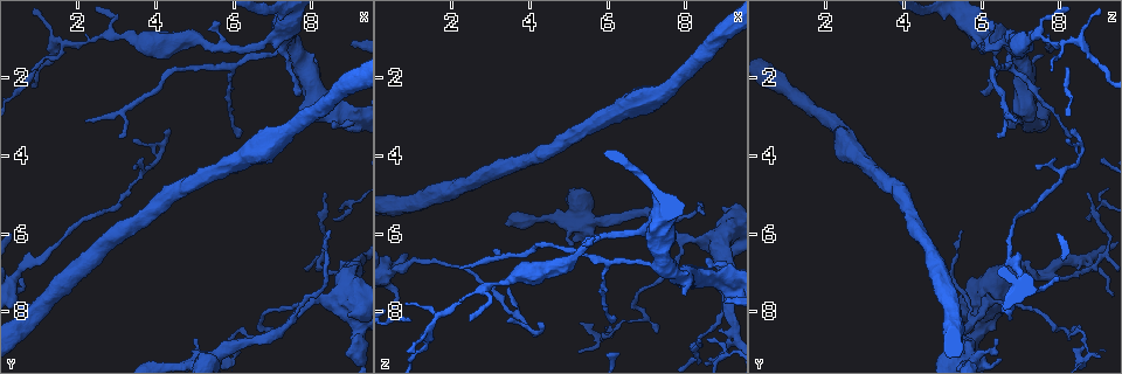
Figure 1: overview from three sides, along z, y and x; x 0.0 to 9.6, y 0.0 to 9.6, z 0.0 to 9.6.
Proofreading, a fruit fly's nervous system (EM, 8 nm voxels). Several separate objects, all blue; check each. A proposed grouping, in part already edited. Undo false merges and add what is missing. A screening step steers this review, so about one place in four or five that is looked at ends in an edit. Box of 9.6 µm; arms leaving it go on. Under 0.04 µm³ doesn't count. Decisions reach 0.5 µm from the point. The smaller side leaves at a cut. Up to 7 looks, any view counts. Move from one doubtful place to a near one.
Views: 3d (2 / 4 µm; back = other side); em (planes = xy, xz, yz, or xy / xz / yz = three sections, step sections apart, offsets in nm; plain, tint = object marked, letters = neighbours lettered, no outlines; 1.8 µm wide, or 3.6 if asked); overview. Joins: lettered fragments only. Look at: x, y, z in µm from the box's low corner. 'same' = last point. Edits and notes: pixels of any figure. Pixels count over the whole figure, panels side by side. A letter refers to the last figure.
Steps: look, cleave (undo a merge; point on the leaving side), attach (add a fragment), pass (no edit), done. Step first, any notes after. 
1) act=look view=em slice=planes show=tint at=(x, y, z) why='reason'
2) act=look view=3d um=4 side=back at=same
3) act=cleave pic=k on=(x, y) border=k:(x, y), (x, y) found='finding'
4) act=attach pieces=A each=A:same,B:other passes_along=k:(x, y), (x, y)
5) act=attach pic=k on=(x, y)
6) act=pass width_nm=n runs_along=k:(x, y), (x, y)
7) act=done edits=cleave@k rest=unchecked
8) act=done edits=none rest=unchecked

act=look view=em um=3.6 slice=planes show=letters at=(3.45, 4.30, 7.45) why='tapers out'

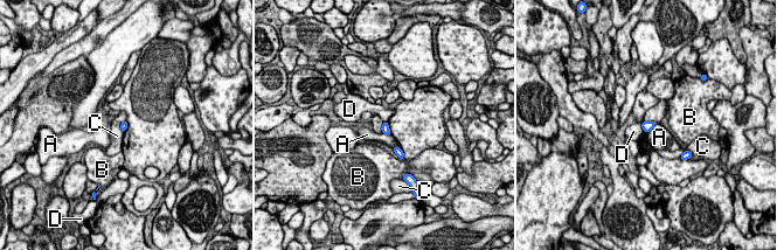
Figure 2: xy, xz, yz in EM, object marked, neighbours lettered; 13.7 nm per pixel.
act=pass longest_contact=C:200nm each=A:other,B:other,C:other,D:other border=2:(125, 119), (120, 124), (122, 132) found='none of them fits'

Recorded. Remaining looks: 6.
act=look view=3d um=2 side=back at=(5.75, 8.90, 5.70) why='abrupt turn'

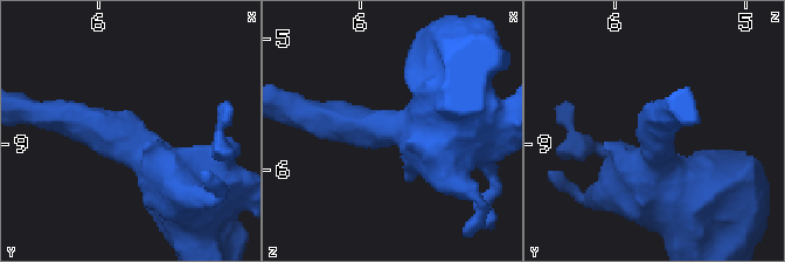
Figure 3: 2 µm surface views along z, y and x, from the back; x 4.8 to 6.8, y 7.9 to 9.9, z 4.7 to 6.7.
act=look view=em slice=yz step=16 show=tint at=(5.78, 8.96, 5.70)

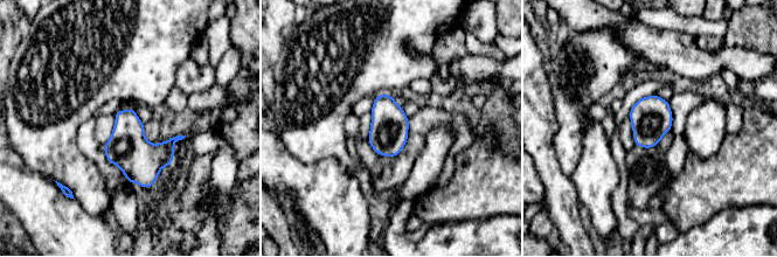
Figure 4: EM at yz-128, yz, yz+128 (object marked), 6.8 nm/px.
act=look view=em slice=planes show=letters at=same

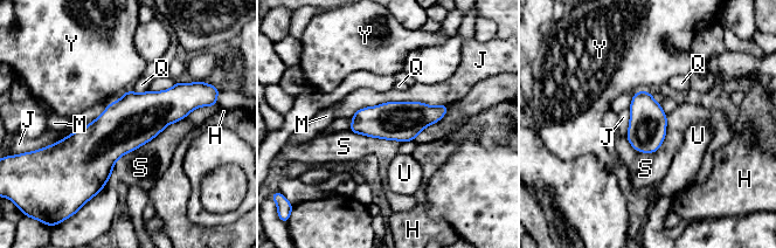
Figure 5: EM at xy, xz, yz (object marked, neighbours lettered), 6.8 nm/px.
act=pass width_nm=260 each=H:other,J:other,M:other,Q:other,S:other,U:other,Y:other runs_along=5:(194, 105), (60, 144) found='continuous, no second neuron'

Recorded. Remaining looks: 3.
act=look view=3d um=4 at=(7.95, 7.75, 6.20) why='a fork'

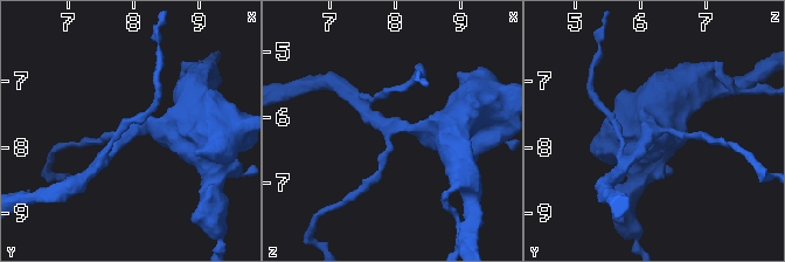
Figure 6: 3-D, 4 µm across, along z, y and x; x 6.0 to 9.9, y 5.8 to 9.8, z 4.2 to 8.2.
act=look view=em slice=planes show=letters at=(7.95, 7.75, 6.15) why='shape alone is not enough'

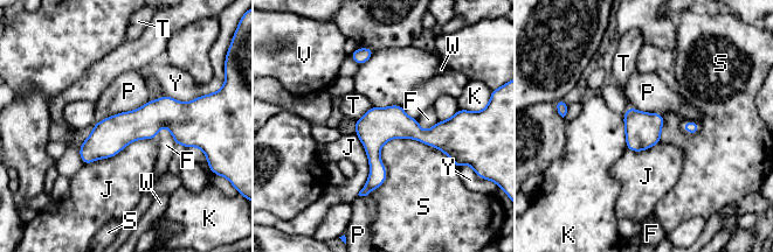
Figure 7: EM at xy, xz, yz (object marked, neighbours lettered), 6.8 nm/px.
act=pass each=F:other,J:other,K:other,P:other,S:other,T:other,V:other,W:other,Y:other border=7:(456, 166), (393, 138), (374, 190) found='all the same neuron'

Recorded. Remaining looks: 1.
act=done edits=none rest=unchecked

